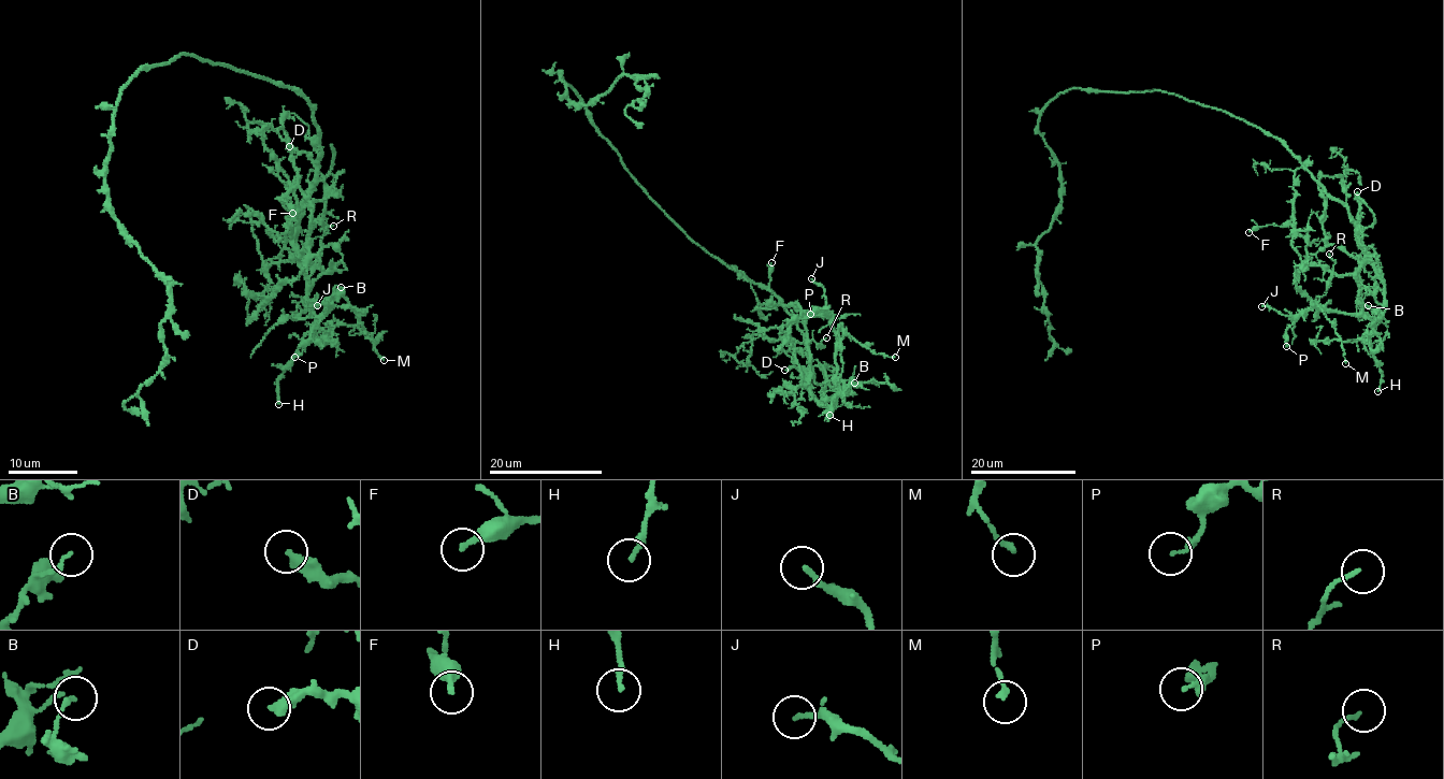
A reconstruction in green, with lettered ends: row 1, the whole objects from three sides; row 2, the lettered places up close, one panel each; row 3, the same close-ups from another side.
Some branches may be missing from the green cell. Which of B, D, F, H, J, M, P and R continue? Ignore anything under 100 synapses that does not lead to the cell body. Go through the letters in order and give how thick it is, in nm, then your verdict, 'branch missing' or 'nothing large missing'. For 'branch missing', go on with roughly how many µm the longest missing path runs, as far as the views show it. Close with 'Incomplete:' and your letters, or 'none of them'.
B: 140 nm | nothing large missing
D: 380 nm | nothing large missing
F: 220 nm | nothing large missing
H: 150 nm | nothing large missing
J: 180 nm | nothing large missing
M: 160 nm | nothing large missing
P: 240 nm | nothing large missing
R: 120 nm | nothing large missing
Incomplete: none of them

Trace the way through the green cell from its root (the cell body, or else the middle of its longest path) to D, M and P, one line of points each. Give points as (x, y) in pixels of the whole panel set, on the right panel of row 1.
D: (1204, 106), (1242, 118), (1282, 143), (1347, 208), (1358, 247), (1380, 276), (1377, 261), (1360, 242), (1357, 191)
M: (1204, 106), (1274, 136), (1347, 208), (1385, 299), (1376, 319), (1317, 304), (1345, 363)
P: (1204, 106), (1282, 143), (1347, 208), (1358, 247), (1384, 285), (1376, 319), (1312, 307), (1287, 328), (1286, 346)

